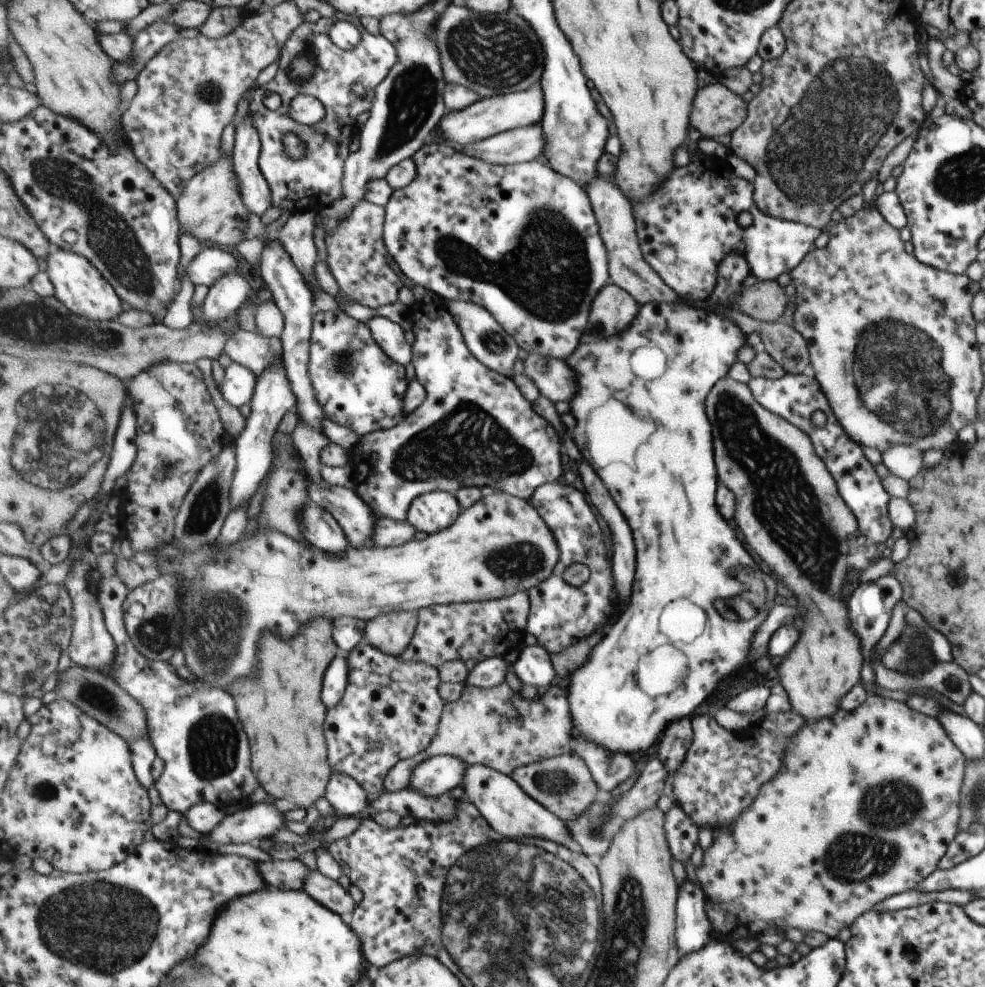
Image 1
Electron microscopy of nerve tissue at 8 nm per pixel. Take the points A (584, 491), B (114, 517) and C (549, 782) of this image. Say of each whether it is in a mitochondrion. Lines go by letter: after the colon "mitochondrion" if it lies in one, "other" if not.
A: other
B: other
C: mitochondrion

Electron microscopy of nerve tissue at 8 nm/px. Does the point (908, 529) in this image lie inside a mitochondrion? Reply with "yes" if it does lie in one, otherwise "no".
no

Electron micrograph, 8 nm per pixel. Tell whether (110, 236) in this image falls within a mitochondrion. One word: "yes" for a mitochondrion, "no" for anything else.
yes

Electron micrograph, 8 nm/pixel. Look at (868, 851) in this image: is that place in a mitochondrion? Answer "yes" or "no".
yes

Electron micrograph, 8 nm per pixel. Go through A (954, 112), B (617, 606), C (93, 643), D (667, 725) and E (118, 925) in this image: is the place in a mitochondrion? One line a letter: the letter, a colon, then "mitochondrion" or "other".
A: other
B: other
C: other
D: other
E: mitochondrion

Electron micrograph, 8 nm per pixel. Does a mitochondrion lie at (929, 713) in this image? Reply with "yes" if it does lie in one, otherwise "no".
no

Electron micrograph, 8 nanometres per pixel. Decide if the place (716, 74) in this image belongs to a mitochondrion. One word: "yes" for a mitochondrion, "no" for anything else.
no

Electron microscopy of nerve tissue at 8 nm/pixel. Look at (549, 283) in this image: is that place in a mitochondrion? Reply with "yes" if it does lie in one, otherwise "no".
yes

